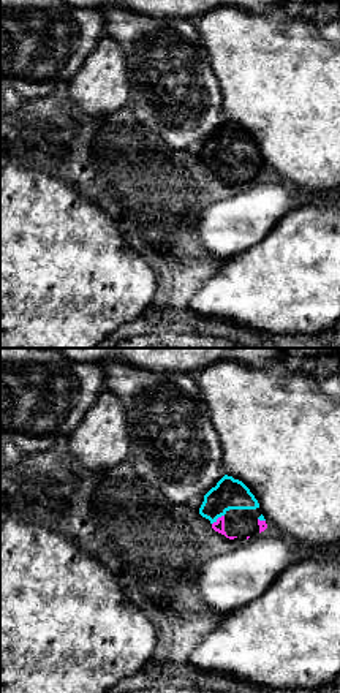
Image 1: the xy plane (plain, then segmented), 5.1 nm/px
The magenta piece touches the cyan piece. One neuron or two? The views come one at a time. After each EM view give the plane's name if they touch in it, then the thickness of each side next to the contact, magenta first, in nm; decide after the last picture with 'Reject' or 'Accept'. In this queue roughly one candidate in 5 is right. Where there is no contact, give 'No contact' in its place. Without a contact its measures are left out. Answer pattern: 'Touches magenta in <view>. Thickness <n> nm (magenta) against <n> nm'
Touches magenta in xy. Thickness 60 nm (magenta) against 160 nm

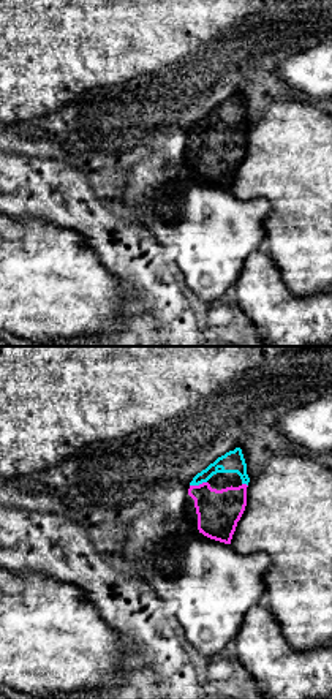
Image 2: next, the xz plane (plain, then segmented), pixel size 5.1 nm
Touches magenta in xz. Thickness 220 nm (magenta) against 110 nm

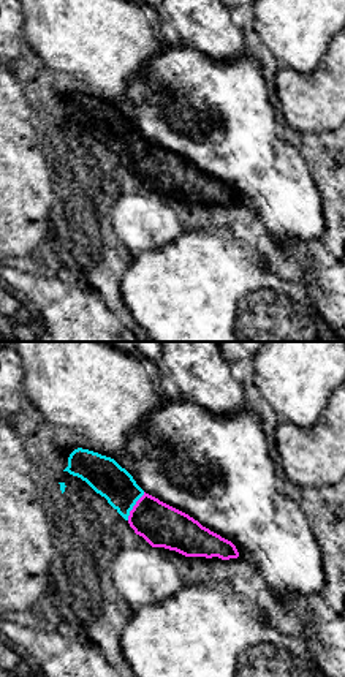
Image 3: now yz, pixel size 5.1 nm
Touches magenta in yz. Thickness 220 nm (magenta) against 180 nm

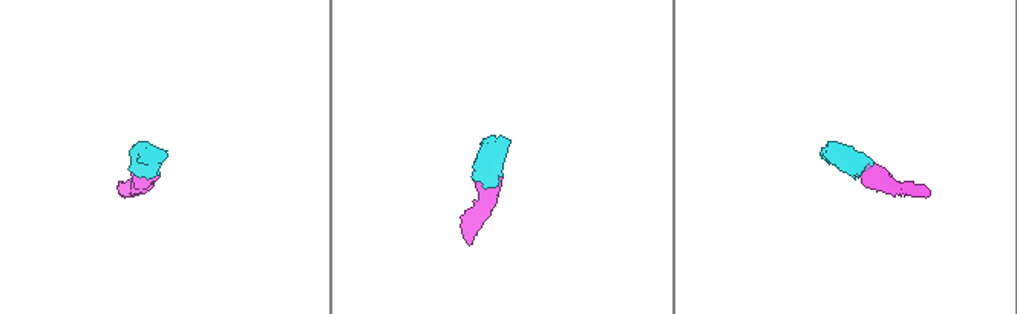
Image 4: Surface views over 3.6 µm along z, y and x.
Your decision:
Accept

